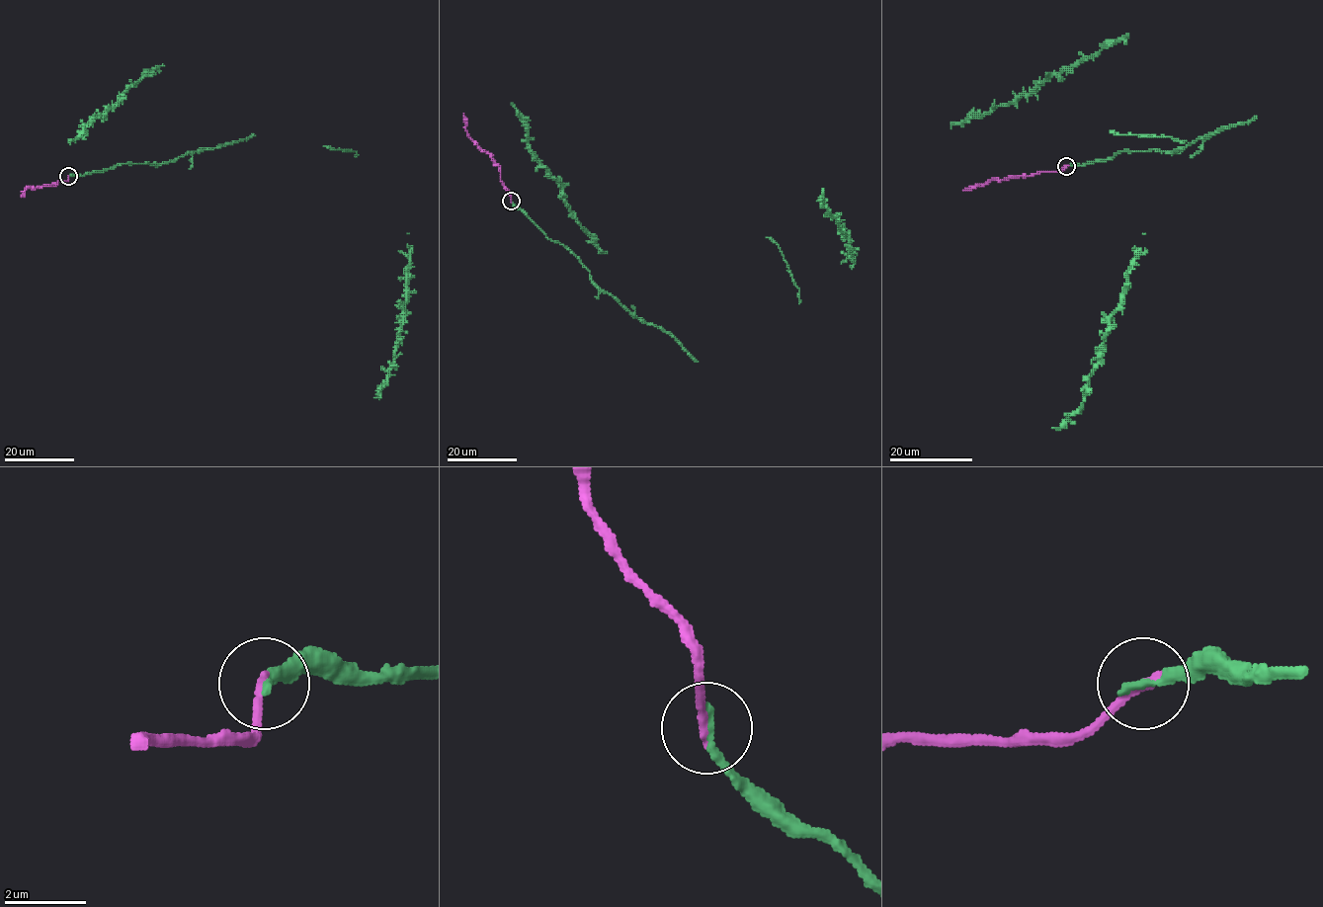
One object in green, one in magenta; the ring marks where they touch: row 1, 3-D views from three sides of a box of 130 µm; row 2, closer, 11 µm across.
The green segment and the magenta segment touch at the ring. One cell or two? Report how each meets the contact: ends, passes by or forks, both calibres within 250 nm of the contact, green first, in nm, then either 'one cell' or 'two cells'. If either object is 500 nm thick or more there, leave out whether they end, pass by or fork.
green ends; magenta ends; calibres 260 and 240 nm; one cell

